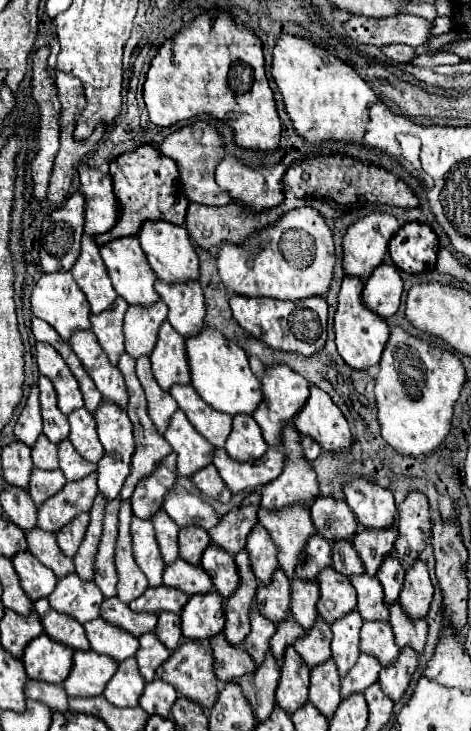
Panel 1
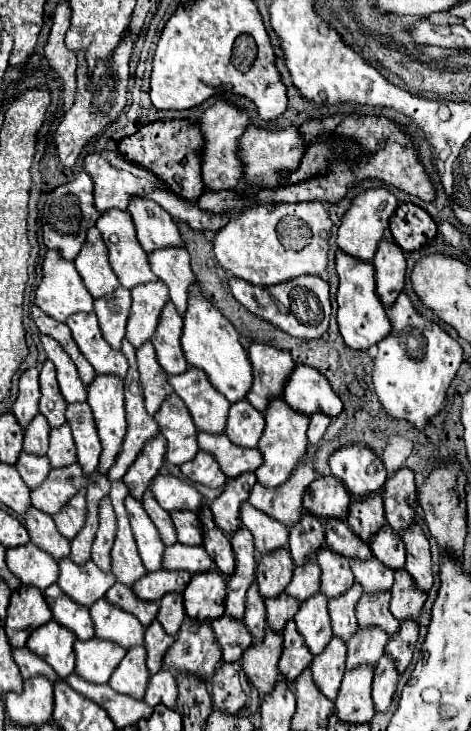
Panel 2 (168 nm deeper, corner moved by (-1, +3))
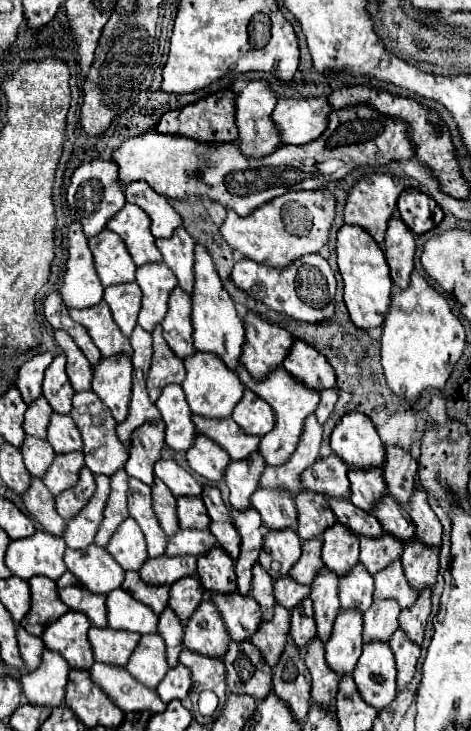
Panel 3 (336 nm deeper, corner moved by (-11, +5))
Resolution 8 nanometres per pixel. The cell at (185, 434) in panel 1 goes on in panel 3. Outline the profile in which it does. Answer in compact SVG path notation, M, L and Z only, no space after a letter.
M180 385L164 387L156 407L166 423L166 445L174 451L188 451L196 441L196 427L192 423L192 411Z

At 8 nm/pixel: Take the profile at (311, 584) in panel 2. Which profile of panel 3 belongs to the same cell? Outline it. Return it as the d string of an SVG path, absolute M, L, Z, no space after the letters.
M312 539L302 543L302 557L296 563L296 567L290 571L290 577L294 577L302 585L312 585L316 579L320 567L324 569L322 563L322 539Z

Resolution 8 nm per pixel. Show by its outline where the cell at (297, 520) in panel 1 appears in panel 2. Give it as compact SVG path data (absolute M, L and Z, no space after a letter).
M308 449L306 461L294 469L294 473L288 477L286 483L278 485L278 489L266 489L262 485L254 485L250 491L248 501L264 511L266 515L282 521L284 525L292 527L296 521L300 521L300 515L304 513L302 509L302 497L310 481L314 481L314 453Z

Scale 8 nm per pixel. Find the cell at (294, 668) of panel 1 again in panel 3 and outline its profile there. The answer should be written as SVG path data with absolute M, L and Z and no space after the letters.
M304 599L300 605L294 607L290 637L296 643L296 647L300 647L300 649L306 647L316 637L314 611L312 611L312 601L310 599Z

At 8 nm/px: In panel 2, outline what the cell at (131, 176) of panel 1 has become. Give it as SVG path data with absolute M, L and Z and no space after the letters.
M188 119L148 123L134 135L124 137L118 145L118 151L124 153L130 161L136 161L138 165L150 169L154 175L164 179L176 195L190 201L196 201L204 193L198 149L202 149L202 133L198 133L198 125Z

